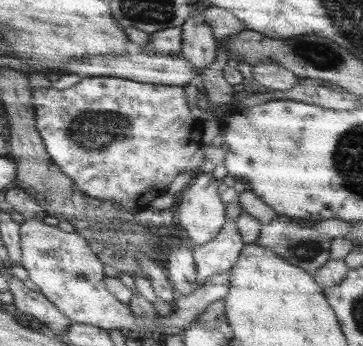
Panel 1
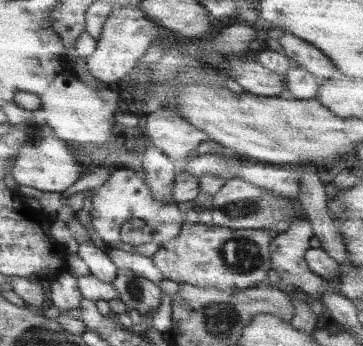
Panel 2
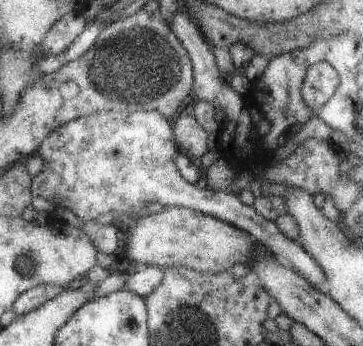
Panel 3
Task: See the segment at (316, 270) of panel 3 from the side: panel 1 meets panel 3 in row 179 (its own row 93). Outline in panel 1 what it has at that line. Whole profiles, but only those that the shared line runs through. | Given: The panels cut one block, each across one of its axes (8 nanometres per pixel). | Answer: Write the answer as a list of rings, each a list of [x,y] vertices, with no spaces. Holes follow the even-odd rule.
[[[83,78],[67,90],[37,88],[33,92],[37,108],[37,130],[43,136],[49,156],[71,176],[81,192],[95,200],[129,204],[131,208],[147,206],[169,192],[171,182],[189,166],[193,154],[203,148],[201,138],[179,138],[173,134],[173,118],[189,118],[189,102],[183,88],[141,84],[119,78]]]

